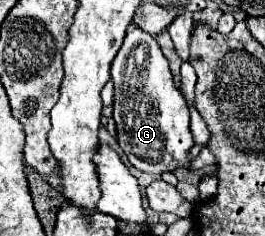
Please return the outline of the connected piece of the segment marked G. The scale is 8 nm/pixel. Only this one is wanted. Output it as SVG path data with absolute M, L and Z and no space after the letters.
M131 25L111 69L111 79L115 81L113 119L117 123L117 141L129 163L141 171L159 175L175 171L181 165L189 167L187 153L193 147L193 137L189 131L187 101L173 83L169 59L163 55L157 39Z

